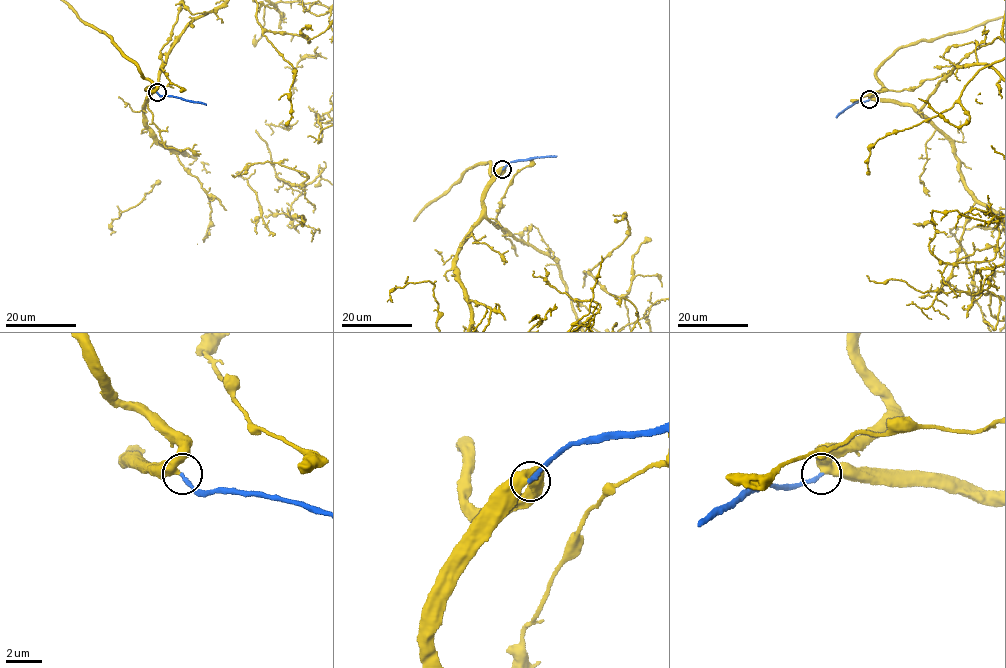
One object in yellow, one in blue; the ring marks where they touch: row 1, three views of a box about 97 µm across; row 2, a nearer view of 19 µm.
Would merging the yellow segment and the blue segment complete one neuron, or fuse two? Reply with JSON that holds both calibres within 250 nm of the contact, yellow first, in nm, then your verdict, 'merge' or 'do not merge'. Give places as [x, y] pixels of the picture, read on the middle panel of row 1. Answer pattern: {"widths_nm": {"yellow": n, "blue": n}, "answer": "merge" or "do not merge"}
{"widths_nm": {"yellow": 440, "blue": 190}, "answer": "merge"}

